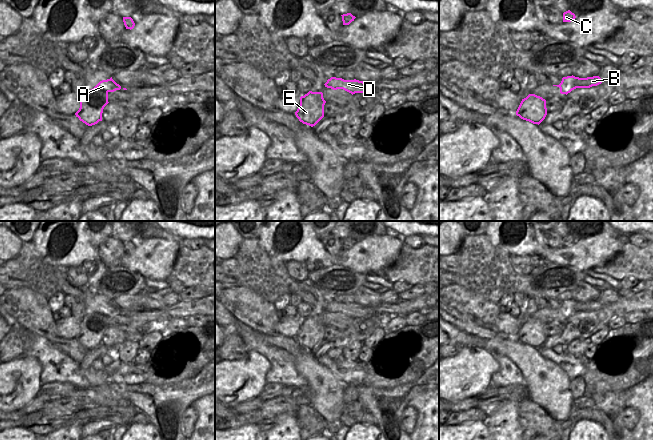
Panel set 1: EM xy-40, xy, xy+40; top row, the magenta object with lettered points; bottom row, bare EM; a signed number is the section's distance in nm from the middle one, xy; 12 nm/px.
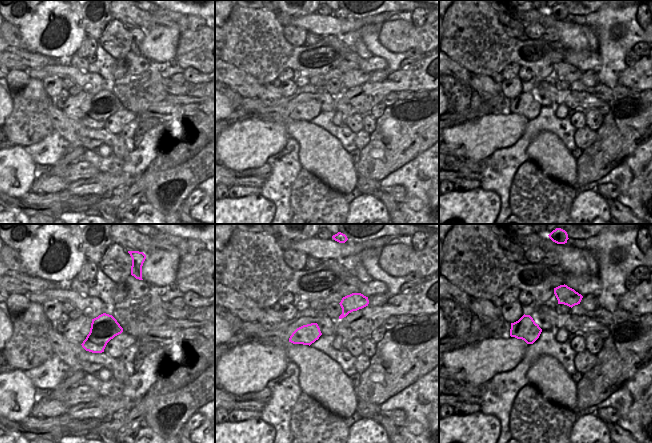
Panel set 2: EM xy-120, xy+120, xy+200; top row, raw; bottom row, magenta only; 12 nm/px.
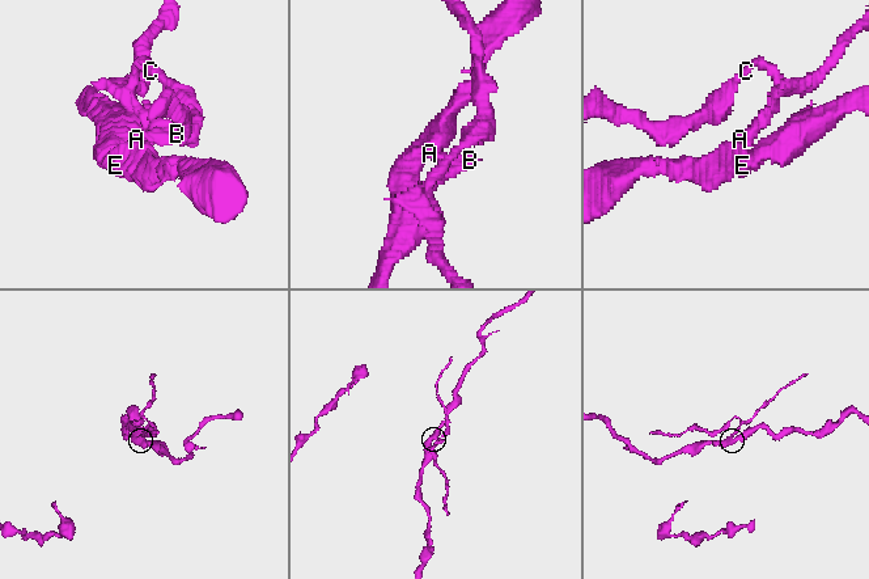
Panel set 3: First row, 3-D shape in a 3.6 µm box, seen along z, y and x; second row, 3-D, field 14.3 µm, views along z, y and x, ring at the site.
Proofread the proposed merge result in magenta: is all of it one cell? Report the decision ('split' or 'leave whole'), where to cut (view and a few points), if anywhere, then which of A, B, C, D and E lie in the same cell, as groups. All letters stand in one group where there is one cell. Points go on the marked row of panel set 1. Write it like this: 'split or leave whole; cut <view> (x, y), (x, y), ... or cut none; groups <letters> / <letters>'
split; cut xy (333, 77), (339, 88); groups A E / B C D

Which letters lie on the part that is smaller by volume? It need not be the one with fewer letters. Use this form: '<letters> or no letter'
B, C, D

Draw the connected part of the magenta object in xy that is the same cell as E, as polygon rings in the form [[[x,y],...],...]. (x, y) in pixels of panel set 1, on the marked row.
[[[309,91],[300,97],[300,105],[295,115],[300,122],[313,127],[324,117],[325,103],[322,92]]]

